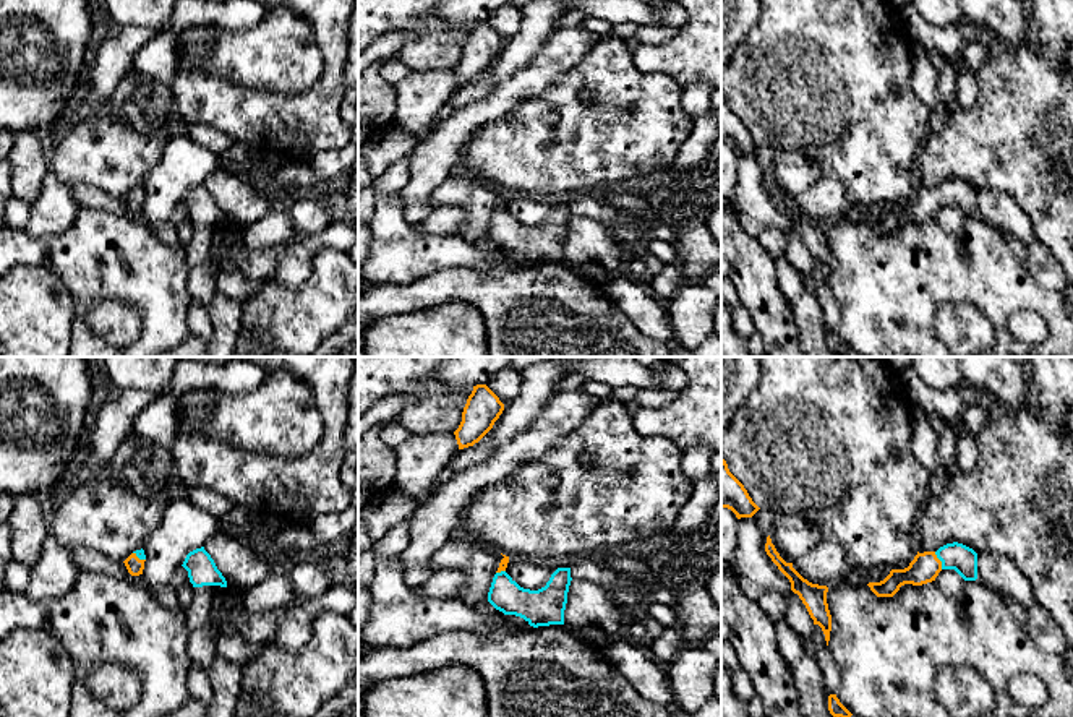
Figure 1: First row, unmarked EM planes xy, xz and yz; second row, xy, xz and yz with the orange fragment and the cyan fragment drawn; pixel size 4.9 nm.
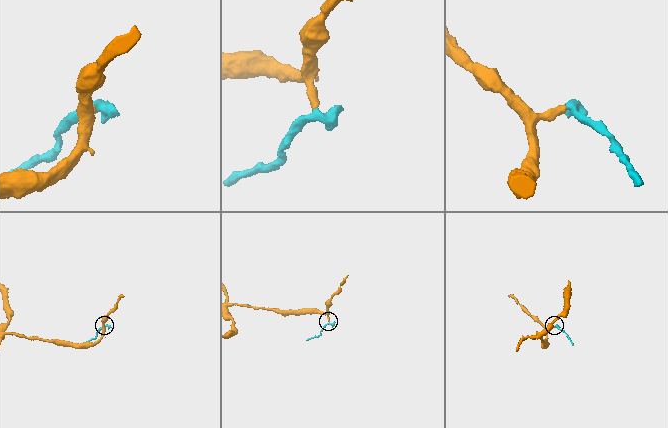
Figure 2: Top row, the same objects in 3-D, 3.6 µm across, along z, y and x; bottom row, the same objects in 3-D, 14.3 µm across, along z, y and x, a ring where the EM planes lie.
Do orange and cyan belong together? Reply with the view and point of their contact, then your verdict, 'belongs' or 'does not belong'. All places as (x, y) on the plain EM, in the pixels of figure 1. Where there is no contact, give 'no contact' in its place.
meets orange in yz at (939, 197); belongs

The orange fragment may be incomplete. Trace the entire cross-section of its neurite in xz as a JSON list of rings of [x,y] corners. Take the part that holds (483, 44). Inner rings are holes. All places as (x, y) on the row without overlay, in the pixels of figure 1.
[[[486,21],[473,23],[462,49],[462,58],[454,68],[459,86],[478,79],[493,65],[502,47],[504,41]]]

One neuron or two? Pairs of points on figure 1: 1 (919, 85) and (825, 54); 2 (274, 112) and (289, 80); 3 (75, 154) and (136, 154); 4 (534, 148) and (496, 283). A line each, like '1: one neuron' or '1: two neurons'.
1: two neurons
2: two neurons
3: one neuron
4: two neurons

